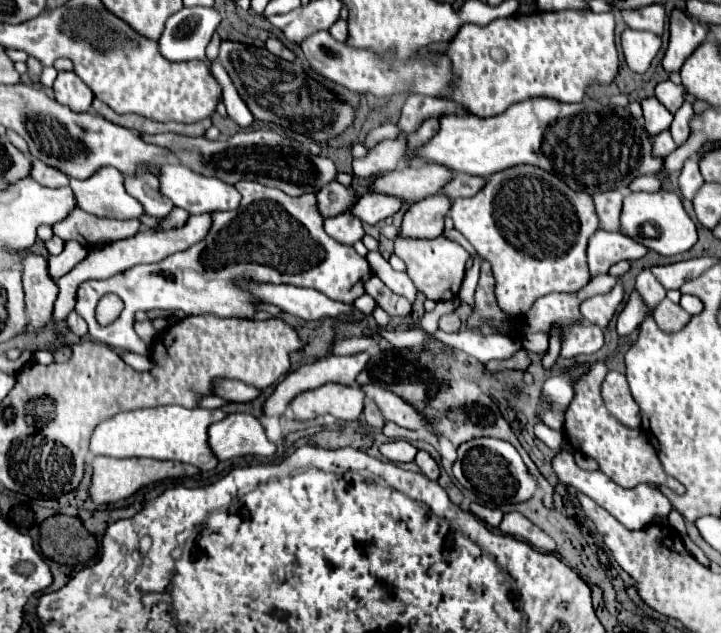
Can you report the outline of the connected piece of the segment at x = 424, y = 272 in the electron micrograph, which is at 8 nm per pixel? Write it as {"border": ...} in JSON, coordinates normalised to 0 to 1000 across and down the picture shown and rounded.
{"border":[[[552,374],[546,381],[546,400],[563,415],[563,428],[569,441],[574,444],[577,457],[591,466],[591,472],[599,476],[624,476],[635,466],[635,457],[644,441],[644,419],[649,412],[649,397],[638,390],[635,384],[619,378],[619,374],[605,374],[605,378],[566,378],[566,374]]]}

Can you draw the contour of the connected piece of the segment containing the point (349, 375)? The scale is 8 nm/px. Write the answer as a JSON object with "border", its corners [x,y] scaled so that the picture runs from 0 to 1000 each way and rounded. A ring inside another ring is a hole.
{"border":[[[494,558],[494,561],[480,562],[452,562],[449,567],[441,567],[441,570],[433,570],[433,573],[420,575],[416,583],[405,586],[402,592],[397,592],[397,599],[391,599],[386,605],[386,611],[380,615],[380,621],[372,627],[369,640],[366,640],[366,656],[369,659],[377,659],[377,656],[394,656],[397,643],[402,640],[402,633],[413,624],[413,621],[422,621],[422,618],[430,618],[430,615],[438,615],[438,611],[447,611],[458,602],[463,605],[477,605],[477,608],[494,608],[494,592],[508,580],[513,567],[513,558]]]}

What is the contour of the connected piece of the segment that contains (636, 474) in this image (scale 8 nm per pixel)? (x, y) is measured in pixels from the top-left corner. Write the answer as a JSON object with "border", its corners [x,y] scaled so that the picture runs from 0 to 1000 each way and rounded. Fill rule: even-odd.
{"border":[[[824,573],[821,583],[799,605],[796,630],[785,646],[782,681],[788,700],[796,709],[807,712],[813,722],[827,725],[832,731],[832,744],[849,754],[849,760],[860,769],[882,769],[885,763],[902,763],[902,766],[924,766],[938,779],[949,779],[949,766],[935,754],[924,750],[907,706],[893,690],[893,684],[888,678],[874,678],[863,671],[854,659],[843,652],[832,624],[832,608],[840,596],[840,586],[843,580],[838,573]]]}

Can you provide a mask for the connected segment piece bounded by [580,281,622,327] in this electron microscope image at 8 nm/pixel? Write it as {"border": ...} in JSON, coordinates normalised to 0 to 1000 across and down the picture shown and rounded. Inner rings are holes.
{"border":[[[857,444],[854,453],[852,453],[846,463],[829,466],[829,469],[821,469],[821,472],[810,476],[804,491],[807,491],[807,498],[810,498],[816,507],[821,507],[824,513],[840,517],[843,507],[849,504],[849,498],[852,498],[852,491],[854,491],[854,485],[857,485],[860,476],[863,476],[863,450],[860,450],[860,444]]]}

